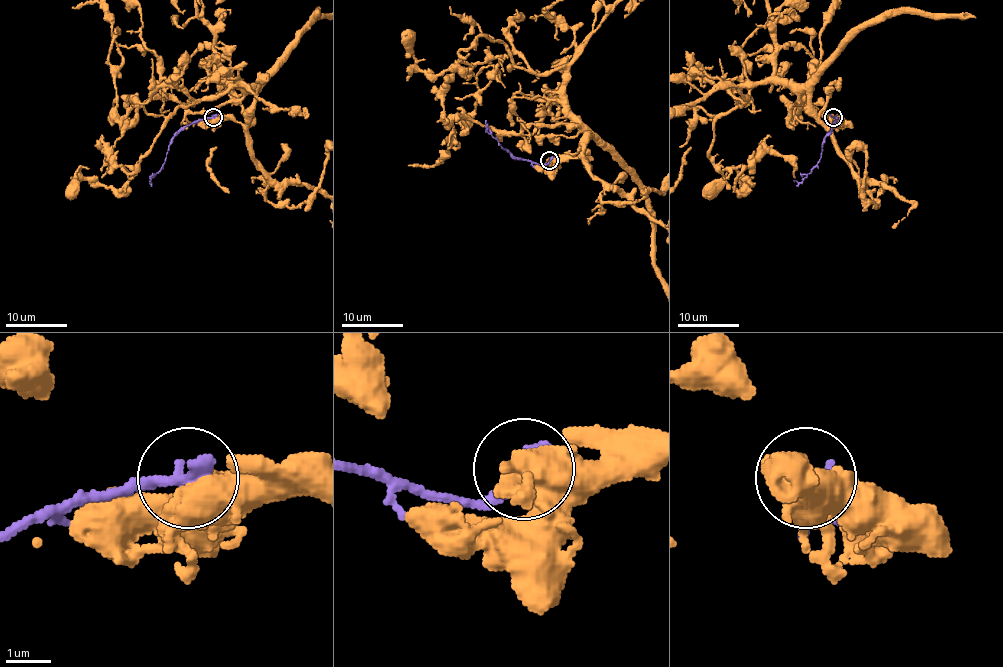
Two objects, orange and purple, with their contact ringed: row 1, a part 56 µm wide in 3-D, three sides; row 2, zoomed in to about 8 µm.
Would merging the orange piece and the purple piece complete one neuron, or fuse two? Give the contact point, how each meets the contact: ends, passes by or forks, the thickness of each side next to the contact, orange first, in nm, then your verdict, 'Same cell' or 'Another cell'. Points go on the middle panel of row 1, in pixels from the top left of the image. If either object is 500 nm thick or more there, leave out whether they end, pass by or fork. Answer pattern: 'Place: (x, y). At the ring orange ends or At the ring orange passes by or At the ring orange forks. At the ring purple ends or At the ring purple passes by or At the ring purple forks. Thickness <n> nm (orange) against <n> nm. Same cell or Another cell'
Place: (549, 160). Thickness 500 nm (orange) against 340 nm. Another cell

